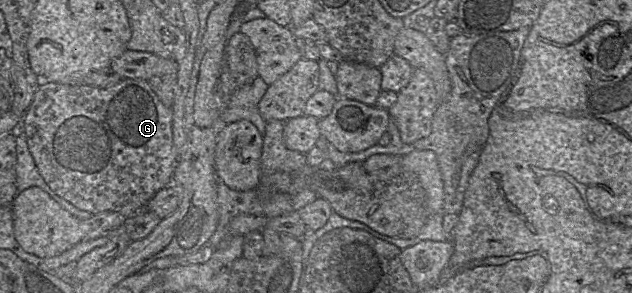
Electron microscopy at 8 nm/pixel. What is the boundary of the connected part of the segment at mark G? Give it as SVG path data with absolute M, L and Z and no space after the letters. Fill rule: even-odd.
M122 78L106 88L40 81L22 121L23 133L34 163L56 195L92 215L113 211L129 217L145 209L156 192L171 184L177 163L172 116L172 108L160 101L148 81Z

